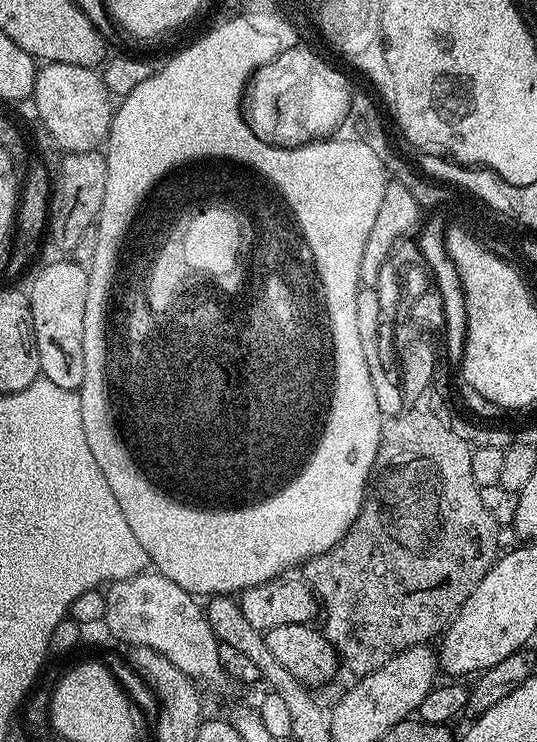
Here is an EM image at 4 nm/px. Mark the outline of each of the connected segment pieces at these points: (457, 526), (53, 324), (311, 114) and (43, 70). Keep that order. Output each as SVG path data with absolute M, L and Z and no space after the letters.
M405 410L399 416L391 417L380 429L380 445L364 494L364 504L360 507L360 512L356 515L352 527L329 552L312 557L303 565L303 579L316 595L319 607L322 609L324 637L328 639L329 644L334 646L339 663L343 667L345 664L353 672L353 677L365 676L367 672L378 670L378 666L386 666L386 662L390 662L390 658L394 658L398 654L419 644L435 641L448 627L452 617L459 612L460 607L466 602L466 598L470 598L470 594L474 594L478 582L482 582L482 578L486 578L486 574L496 563L498 553L501 551L501 529L494 522L494 518L490 518L490 510L486 510L486 506L482 506L481 488L474 482L474 474L470 471L472 449L473 447L466 441L456 440L456 436L452 436L452 432L446 431L446 426L441 418L430 418L415 410Z
M56 258L53 264L40 268L32 280L32 289L27 289L28 305L32 311L32 329L38 350L40 375L43 379L62 386L62 390L76 392L82 386L84 363L82 362L82 318L86 310L86 286L88 270L83 264L77 264L72 258Z
M308 46L304 47L301 52L288 52L288 56L280 56L280 60L276 60L276 64L268 64L268 68L264 68L264 72L260 72L256 80L252 80L252 88L248 88L248 120L252 120L252 128L256 128L256 132L260 132L264 140L272 140L272 144L300 144L300 140L308 140L308 136L324 136L324 132L335 137L339 133L339 128L349 123L349 119L344 117L344 112L353 112L348 109L348 86L350 84L344 84L344 80L340 80L340 71L337 65L327 64Z
M45 63L37 71L36 81L32 87L31 103L36 103L36 112L44 123L52 140L58 147L69 152L94 152L107 141L108 130L112 126L114 115L114 100L108 95L108 87L104 85L103 75L97 69L83 68L73 64Z

